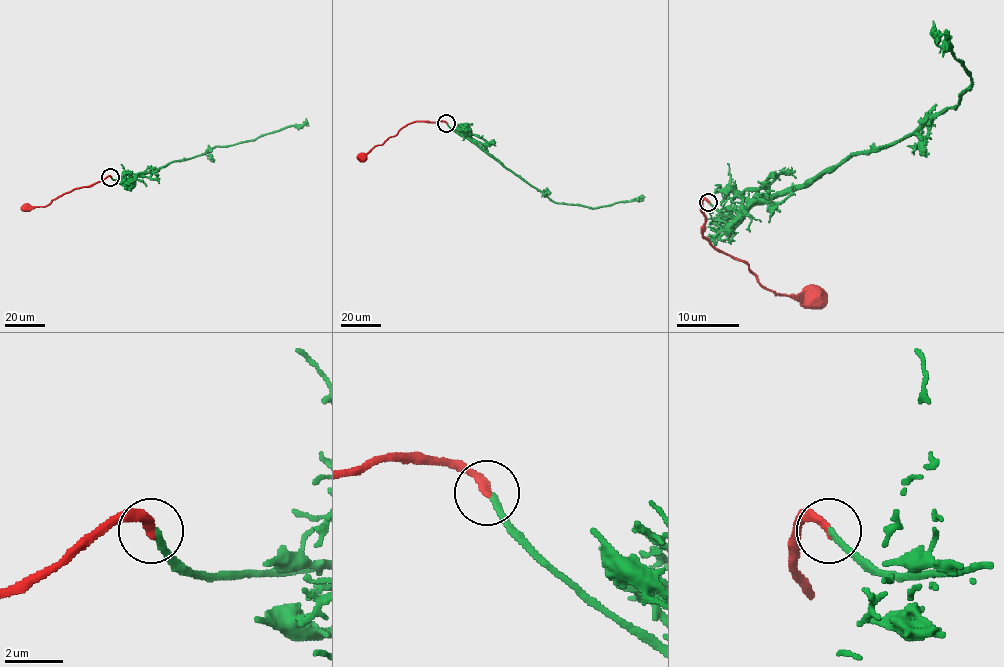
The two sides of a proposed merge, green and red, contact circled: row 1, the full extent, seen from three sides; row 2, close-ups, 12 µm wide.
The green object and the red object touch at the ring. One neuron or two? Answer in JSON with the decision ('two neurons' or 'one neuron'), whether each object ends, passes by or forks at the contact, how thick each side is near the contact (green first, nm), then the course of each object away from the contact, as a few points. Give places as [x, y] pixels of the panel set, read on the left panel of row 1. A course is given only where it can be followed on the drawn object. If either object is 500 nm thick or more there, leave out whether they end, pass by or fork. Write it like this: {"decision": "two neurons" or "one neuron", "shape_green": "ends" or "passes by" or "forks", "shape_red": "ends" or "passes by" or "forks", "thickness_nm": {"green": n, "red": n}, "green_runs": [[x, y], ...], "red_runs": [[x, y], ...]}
{"decision": "one neuron", "shape_green": "ends", "shape_red": "ends", "thickness_nm": {"green": 220, "red": 320}, "green_runs": [[111, 177], [114, 180], [137, 177], [216, 146], [254, 140], [291, 126], [302, 126], [306, 118]], "red_runs": [[110, 177], [76, 188], [46, 206], [20, 208]]}

